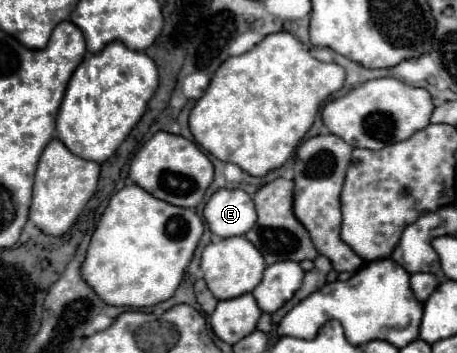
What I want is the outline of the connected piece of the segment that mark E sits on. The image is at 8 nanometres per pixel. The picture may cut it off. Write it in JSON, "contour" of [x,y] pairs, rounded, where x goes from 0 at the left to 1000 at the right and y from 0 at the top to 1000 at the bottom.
{"contour":[[[479,535],[449,581],[449,626],[479,671],[536,666],[558,637],[554,564],[532,535]]]}

